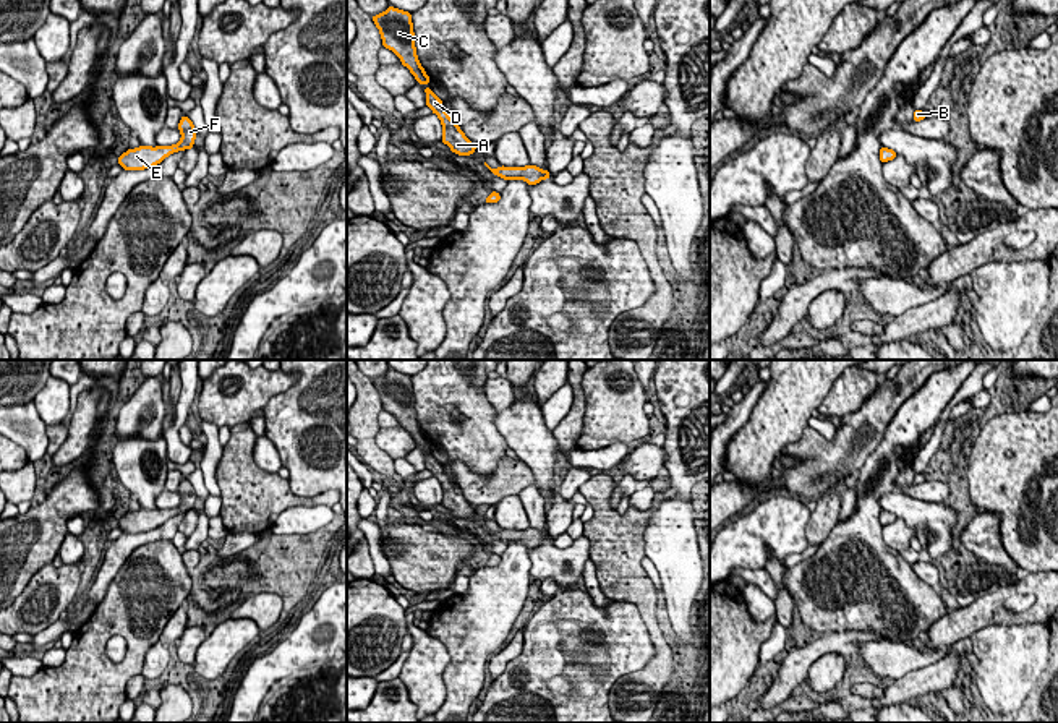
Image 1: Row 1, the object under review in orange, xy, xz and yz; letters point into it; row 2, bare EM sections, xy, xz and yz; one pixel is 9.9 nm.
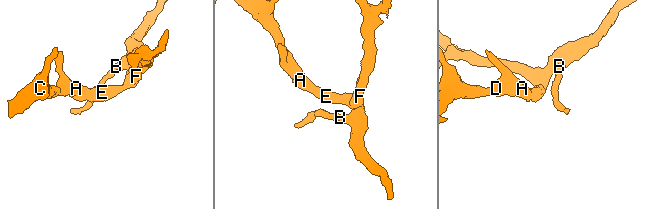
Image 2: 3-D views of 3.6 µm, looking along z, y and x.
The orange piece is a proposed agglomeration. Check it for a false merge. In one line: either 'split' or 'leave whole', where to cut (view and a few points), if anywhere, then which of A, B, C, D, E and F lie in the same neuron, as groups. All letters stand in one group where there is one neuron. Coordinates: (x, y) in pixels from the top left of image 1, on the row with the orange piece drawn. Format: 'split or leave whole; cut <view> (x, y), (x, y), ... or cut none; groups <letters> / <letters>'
leave whole; cut none; groups A B C D E F

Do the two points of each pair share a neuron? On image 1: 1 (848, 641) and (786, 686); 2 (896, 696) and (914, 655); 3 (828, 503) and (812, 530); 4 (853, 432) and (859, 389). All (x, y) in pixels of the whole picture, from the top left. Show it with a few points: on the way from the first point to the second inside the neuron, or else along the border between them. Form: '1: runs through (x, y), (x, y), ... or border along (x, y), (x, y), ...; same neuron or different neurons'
1: runs through (830, 642), (817, 647), (796, 668); same neuron
2: border along (942, 658), (912, 668), (890, 683); different neurons
3: runs through (828, 509), (819, 524); same neuron
4: border along (864, 401), (859, 409), (841, 417); different neurons

